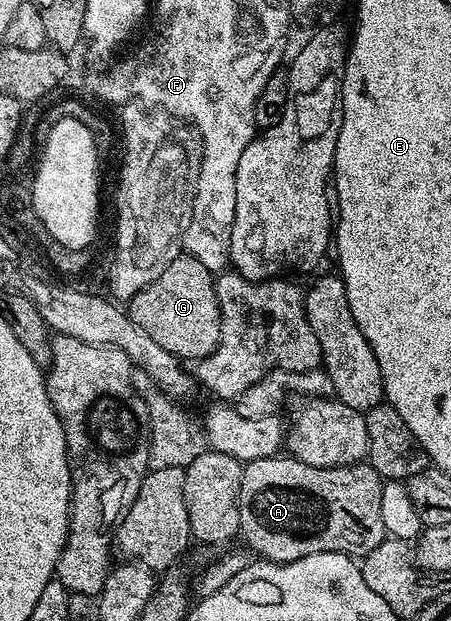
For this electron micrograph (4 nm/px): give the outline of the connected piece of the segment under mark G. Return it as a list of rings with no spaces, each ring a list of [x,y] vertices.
[[[181,253],[141,293],[129,300],[131,320],[161,349],[169,349],[177,358],[184,361],[206,361],[217,349],[221,337],[221,313],[215,296],[216,276],[205,265],[201,265],[191,255]]]

